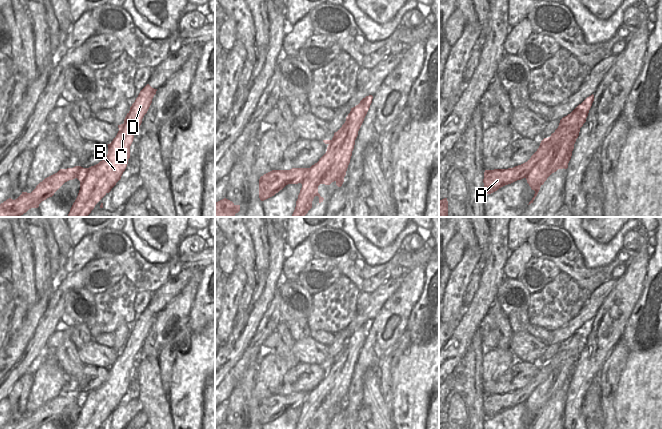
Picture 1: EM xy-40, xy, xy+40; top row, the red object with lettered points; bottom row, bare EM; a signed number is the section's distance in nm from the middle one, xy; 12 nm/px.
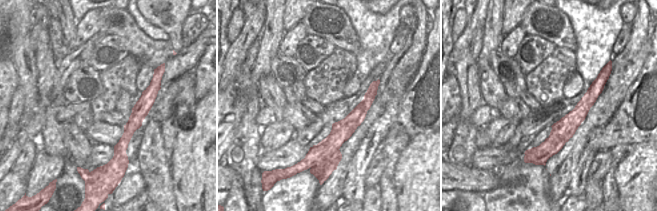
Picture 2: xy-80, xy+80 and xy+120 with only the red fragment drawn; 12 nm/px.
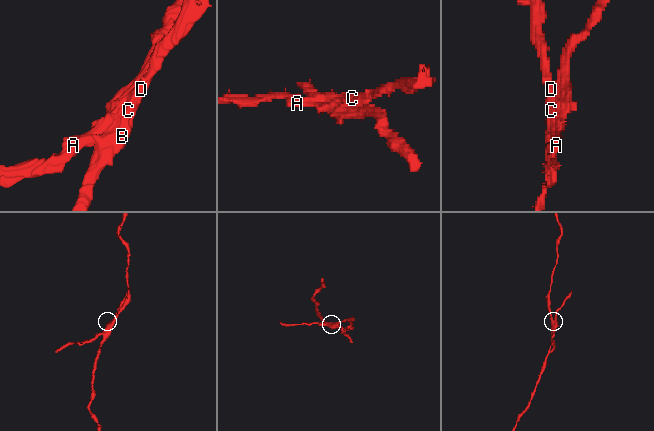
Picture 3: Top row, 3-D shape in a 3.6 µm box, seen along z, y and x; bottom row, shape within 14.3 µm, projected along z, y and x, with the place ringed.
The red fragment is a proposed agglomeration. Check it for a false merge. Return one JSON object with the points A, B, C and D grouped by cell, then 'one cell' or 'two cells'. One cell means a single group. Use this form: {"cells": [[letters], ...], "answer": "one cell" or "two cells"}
{"cells": [["A"], ["B", "C", "D"]], "answer": "two cells"}

